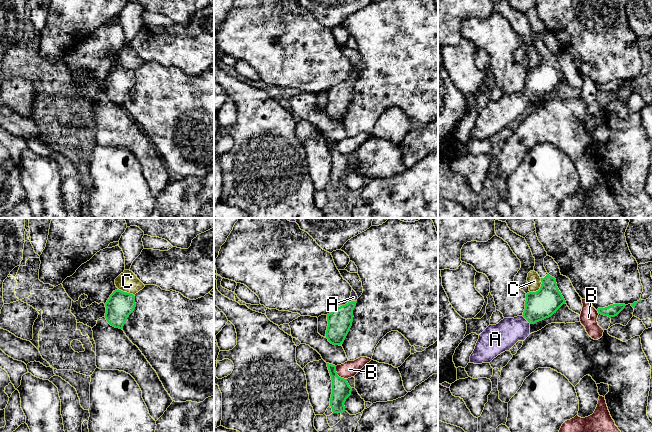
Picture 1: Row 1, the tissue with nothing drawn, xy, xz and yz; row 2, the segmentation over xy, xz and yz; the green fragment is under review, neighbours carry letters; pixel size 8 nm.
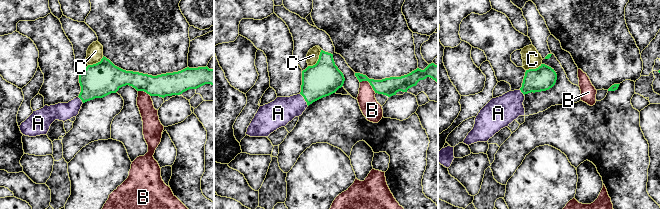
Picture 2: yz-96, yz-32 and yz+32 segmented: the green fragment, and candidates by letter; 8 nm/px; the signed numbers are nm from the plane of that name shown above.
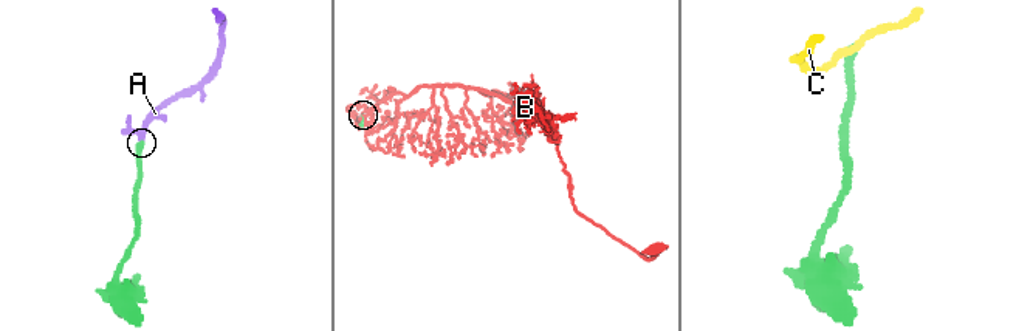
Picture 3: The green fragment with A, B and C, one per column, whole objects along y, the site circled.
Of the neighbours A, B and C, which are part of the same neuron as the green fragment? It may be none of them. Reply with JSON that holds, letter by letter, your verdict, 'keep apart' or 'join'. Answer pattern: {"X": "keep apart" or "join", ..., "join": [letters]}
{"A": "join", "B": "keep apart", "C": "keep apart", "join": ["A"]}

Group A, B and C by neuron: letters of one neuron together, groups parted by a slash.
A / B / C

